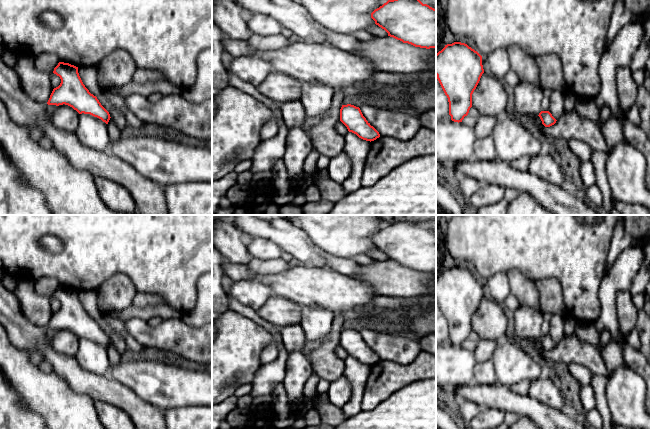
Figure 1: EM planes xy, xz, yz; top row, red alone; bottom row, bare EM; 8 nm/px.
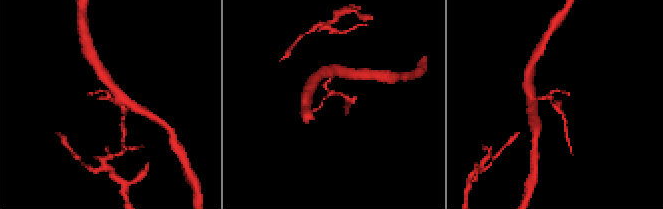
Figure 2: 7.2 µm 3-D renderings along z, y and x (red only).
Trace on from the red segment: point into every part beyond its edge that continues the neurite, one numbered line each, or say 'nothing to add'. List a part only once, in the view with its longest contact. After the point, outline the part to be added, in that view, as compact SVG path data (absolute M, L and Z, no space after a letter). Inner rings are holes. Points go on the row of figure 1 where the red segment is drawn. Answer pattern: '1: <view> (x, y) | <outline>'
nothing to add

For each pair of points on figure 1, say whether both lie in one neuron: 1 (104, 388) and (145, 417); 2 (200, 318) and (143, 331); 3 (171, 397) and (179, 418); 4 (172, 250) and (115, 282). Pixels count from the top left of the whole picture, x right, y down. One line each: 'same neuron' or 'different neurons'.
1: same neuron
2: different neurons
3: different neurons
4: different neurons

